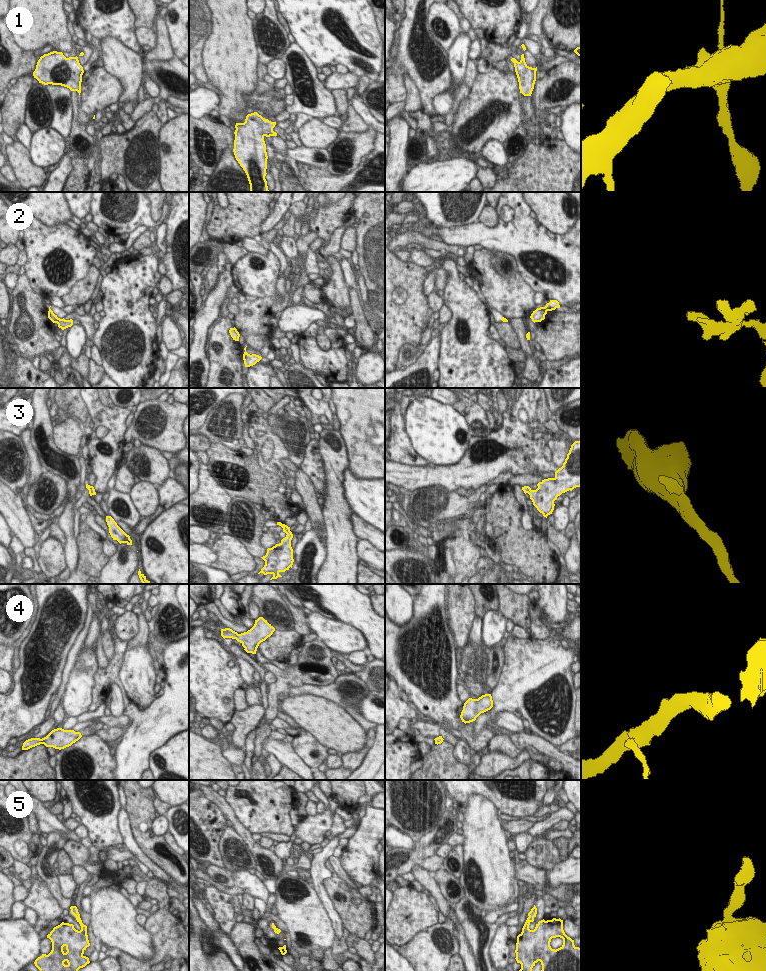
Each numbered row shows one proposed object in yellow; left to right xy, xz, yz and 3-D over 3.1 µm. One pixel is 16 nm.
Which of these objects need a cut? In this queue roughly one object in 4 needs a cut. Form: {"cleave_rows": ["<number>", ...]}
{"cleave_rows": ["2"]}

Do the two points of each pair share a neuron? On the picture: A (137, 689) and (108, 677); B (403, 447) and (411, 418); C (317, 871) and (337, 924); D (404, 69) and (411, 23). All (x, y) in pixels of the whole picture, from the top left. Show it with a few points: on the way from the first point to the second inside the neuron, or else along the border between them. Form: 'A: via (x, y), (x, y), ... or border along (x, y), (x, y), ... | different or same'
A: border along (122, 659), (119, 679), (126, 696), (131, 701) | different
B: border along (403, 421), (405, 432), (413, 449), (418, 454) | different
C: via (318, 884), (331, 911) | same
D: via (408, 58), (408, 44), (411, 34) | same

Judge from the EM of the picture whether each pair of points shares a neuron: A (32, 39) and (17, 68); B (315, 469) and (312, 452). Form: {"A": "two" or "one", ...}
{"A": "two", "B": "one"}

